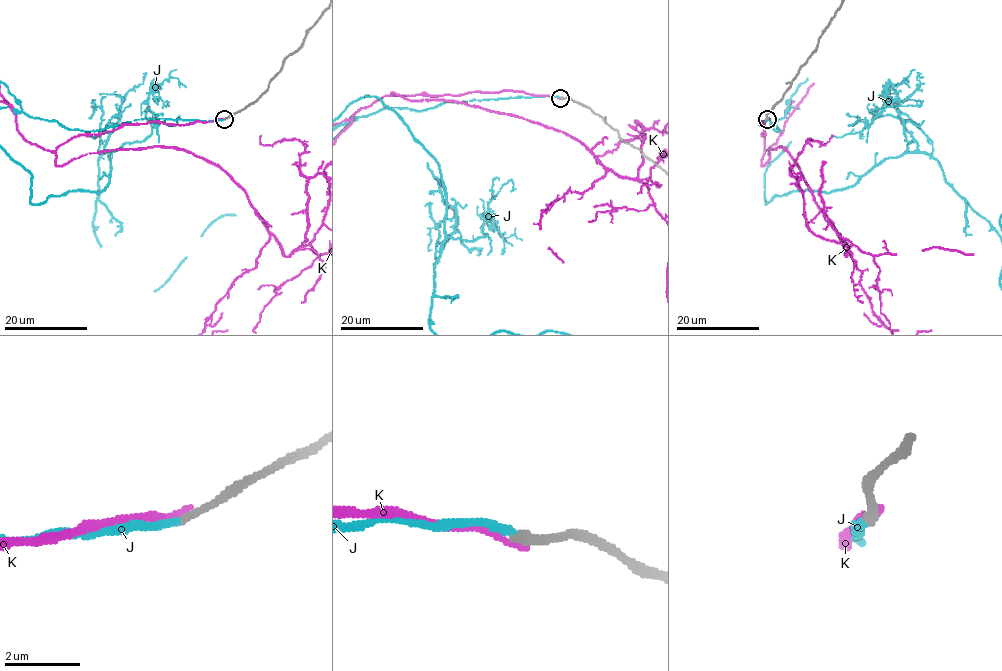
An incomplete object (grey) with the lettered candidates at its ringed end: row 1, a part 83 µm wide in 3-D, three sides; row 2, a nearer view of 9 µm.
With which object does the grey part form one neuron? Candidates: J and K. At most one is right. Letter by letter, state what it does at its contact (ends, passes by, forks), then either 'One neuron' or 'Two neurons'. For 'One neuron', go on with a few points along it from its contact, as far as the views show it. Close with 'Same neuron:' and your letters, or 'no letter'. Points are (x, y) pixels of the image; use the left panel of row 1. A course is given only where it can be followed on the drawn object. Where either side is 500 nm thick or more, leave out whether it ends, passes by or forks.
J: It ends there. One neuron
K: It ends there. Two neurons
Same neuron: J

